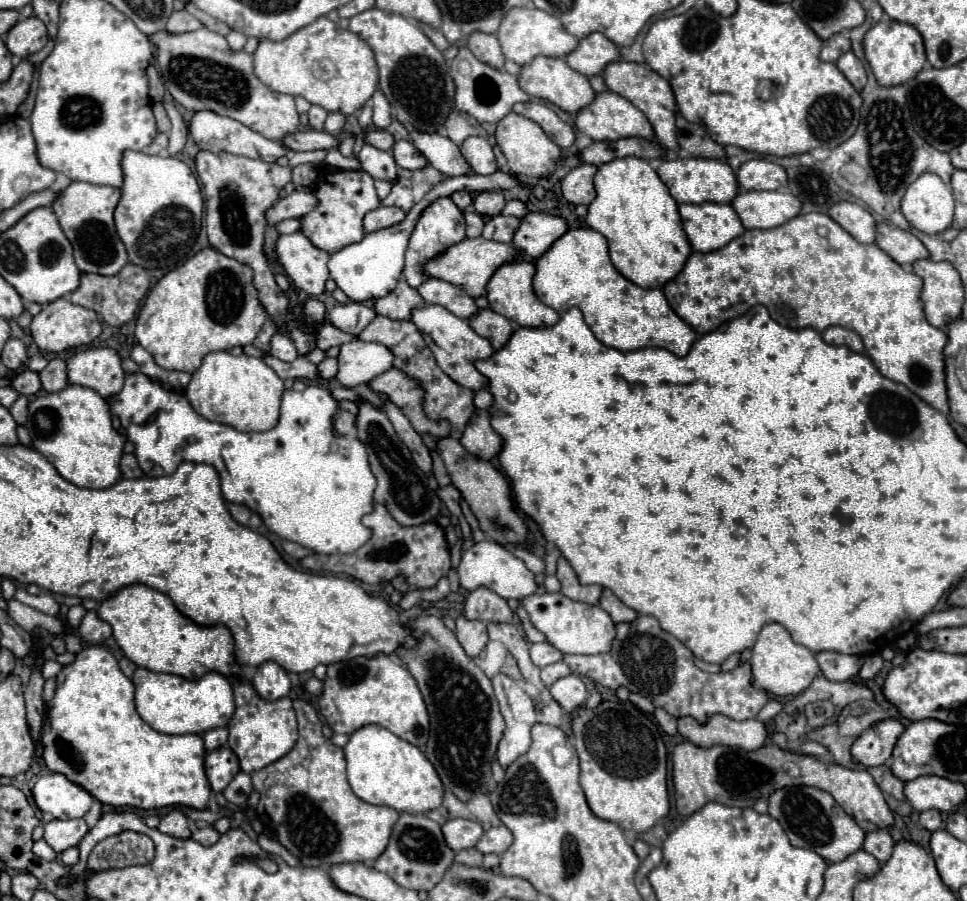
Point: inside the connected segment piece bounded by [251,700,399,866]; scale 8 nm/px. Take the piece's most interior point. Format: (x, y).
(306, 800)

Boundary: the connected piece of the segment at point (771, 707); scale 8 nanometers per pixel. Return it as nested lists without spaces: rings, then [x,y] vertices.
[[[771,700],[771,702],[767,702],[765,704],[765,708],[757,714],[757,720],[761,720],[761,722],[767,722],[767,720],[771,720],[775,714],[779,714],[783,710],[783,706],[779,704],[779,702],[775,702],[775,700]]]

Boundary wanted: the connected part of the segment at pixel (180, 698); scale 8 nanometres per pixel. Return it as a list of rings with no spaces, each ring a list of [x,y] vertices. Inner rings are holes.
[[[137,668],[133,684],[139,716],[161,734],[203,734],[211,728],[227,726],[235,712],[231,682],[219,672],[207,672],[199,680],[187,680],[175,674],[157,674]]]

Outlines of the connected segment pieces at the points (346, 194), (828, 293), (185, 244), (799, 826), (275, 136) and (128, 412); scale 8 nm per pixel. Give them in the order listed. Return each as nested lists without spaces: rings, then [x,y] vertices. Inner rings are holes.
[[[321,170],[319,182],[317,182],[317,198],[321,204],[309,214],[301,218],[303,234],[321,250],[333,254],[341,248],[361,242],[365,236],[363,230],[363,216],[371,210],[375,210],[381,202],[377,198],[373,178],[367,172],[327,172]]]
[[[817,212],[801,214],[771,230],[747,230],[743,236],[715,252],[693,252],[681,274],[663,288],[673,310],[697,334],[717,330],[723,322],[745,314],[755,304],[765,304],[773,320],[787,328],[813,328],[817,332],[823,332],[829,326],[849,328],[861,336],[867,354],[885,378],[905,384],[927,404],[949,414],[943,358],[943,348],[949,338],[945,330],[927,322],[921,290],[923,280],[915,272],[899,266],[877,244],[859,244],[831,216]]]
[[[125,152],[121,166],[123,166],[125,182],[121,188],[121,200],[115,210],[115,226],[117,226],[119,238],[127,248],[129,260],[147,270],[175,268],[183,264],[189,258],[191,248],[197,240],[197,234],[201,230],[201,216],[203,216],[203,198],[191,168],[179,158],[149,156],[143,152]]]
[[[791,786],[775,790],[769,796],[769,814],[779,820],[789,842],[799,848],[809,848],[829,862],[841,862],[849,854],[861,850],[865,832],[853,822],[849,814],[835,802],[835,798],[819,788]]]
[[[199,28],[185,34],[157,32],[151,40],[159,46],[157,62],[165,88],[171,92],[175,102],[185,106],[189,112],[211,110],[245,124],[269,140],[283,140],[299,130],[299,114],[293,96],[267,88],[253,74],[253,60],[249,54],[243,50],[233,52],[221,34]]]
[[[127,374],[125,376],[125,386],[123,390],[113,396],[113,400],[109,400],[111,404],[111,414],[113,416],[119,416],[121,420],[121,426],[127,430],[127,436],[129,440],[135,444],[135,456],[139,460],[139,466],[141,470],[147,474],[147,476],[167,476],[167,474],[173,474],[177,470],[177,466],[181,462],[203,462],[203,464],[211,464],[217,468],[219,476],[221,476],[221,490],[223,490],[223,498],[227,502],[235,502],[235,504],[245,504],[249,506],[251,510],[255,510],[263,522],[267,524],[267,528],[271,532],[275,532],[277,536],[285,538],[285,540],[291,540],[291,542],[297,542],[301,546],[307,546],[311,548],[313,552],[319,552],[319,554],[351,554],[355,552],[357,548],[361,548],[369,538],[371,538],[371,530],[367,526],[361,524],[361,518],[369,512],[373,512],[373,490],[377,486],[377,480],[369,468],[369,460],[367,460],[367,450],[365,450],[365,444],[357,438],[357,426],[355,426],[355,414],[347,412],[345,418],[341,418],[341,410],[339,408],[339,402],[331,396],[331,392],[327,388],[319,388],[319,386],[307,386],[305,392],[295,392],[295,390],[287,390],[283,394],[283,402],[281,402],[281,418],[279,418],[279,424],[273,428],[273,430],[267,430],[267,432],[239,432],[235,430],[233,426],[227,426],[227,424],[219,424],[219,422],[209,422],[205,420],[201,414],[197,414],[189,400],[185,400],[183,394],[177,394],[173,390],[165,390],[159,382],[151,382],[145,374]]]

